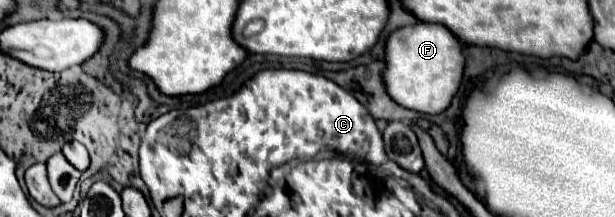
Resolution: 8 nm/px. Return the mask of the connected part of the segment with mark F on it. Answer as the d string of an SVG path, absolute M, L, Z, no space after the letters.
M419 22L415 26L395 30L387 40L387 68L383 74L387 92L405 108L423 114L443 112L461 86L465 72L465 48L467 46L443 24Z

